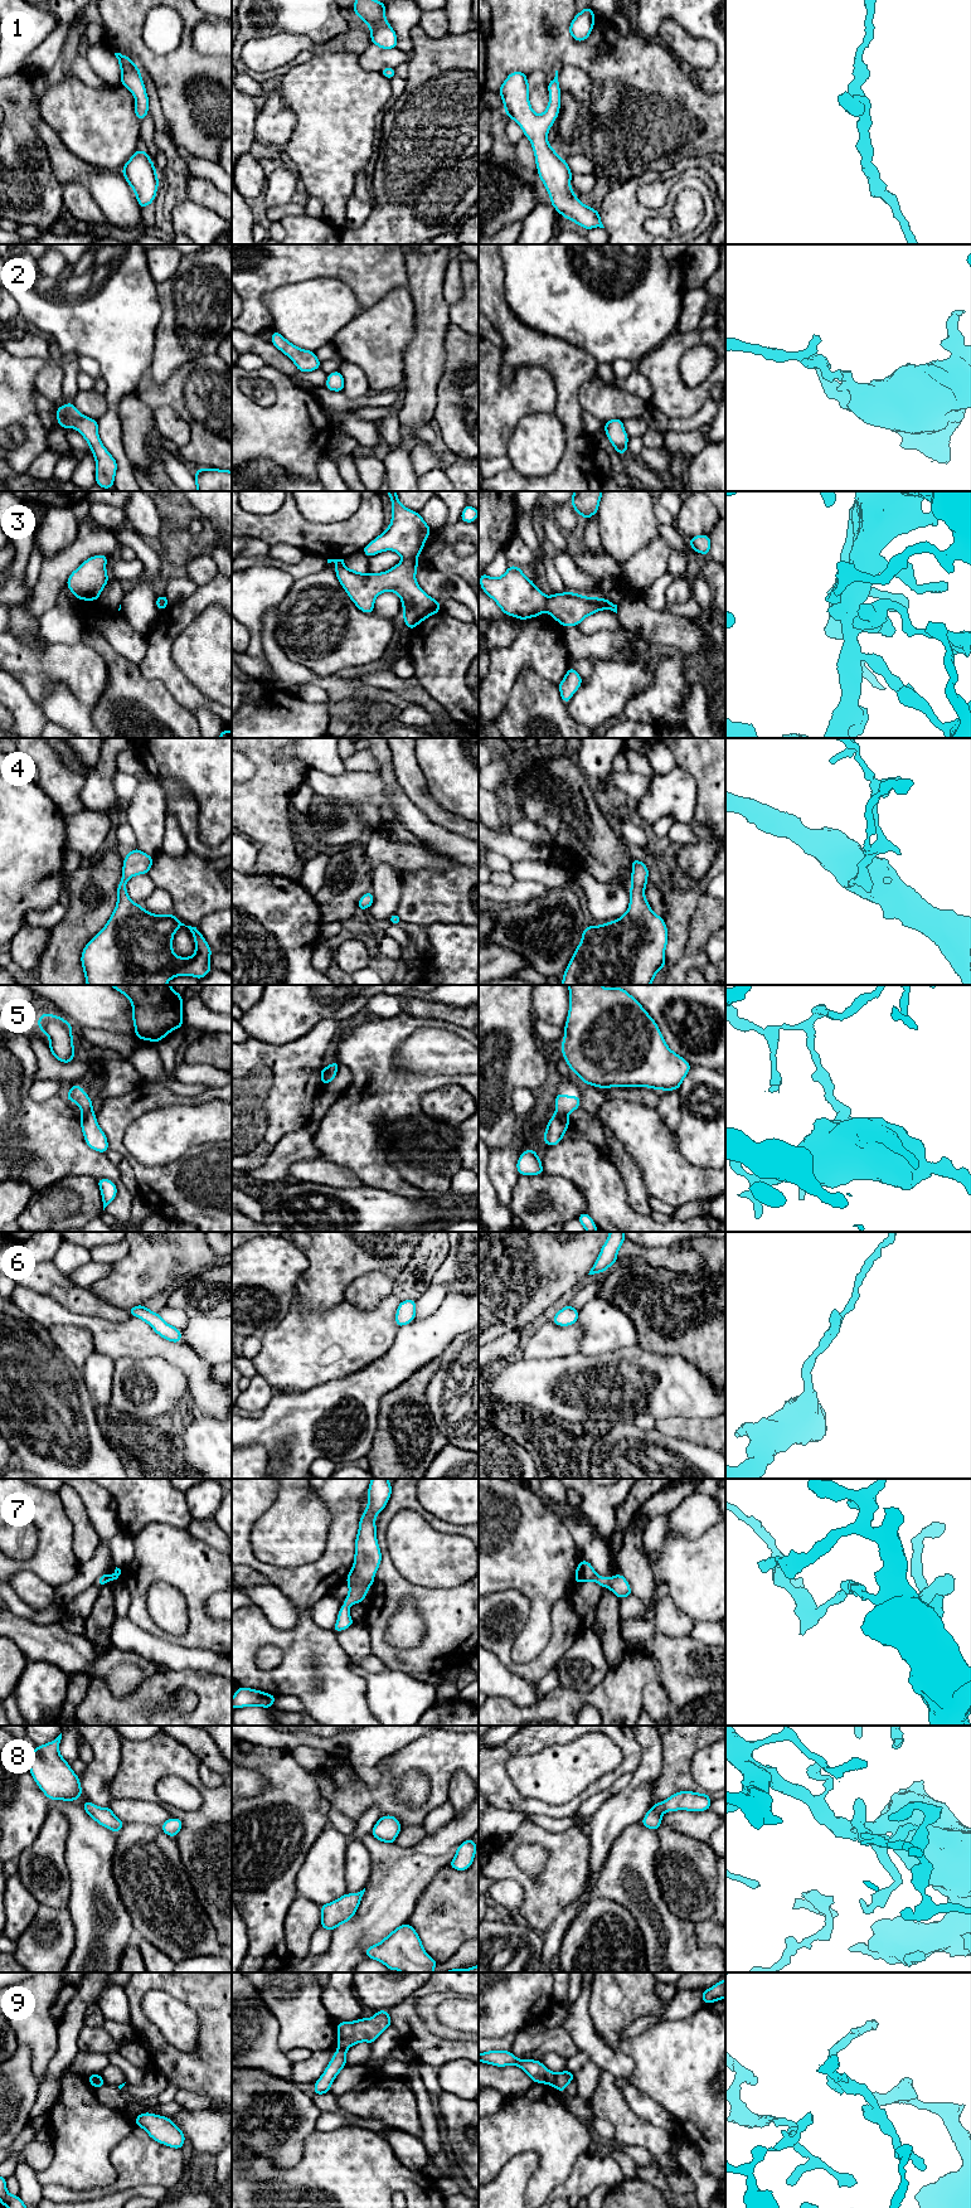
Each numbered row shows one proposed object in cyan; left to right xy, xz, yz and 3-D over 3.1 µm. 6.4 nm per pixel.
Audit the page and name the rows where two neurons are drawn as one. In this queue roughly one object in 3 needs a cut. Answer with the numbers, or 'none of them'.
3, 5, 9

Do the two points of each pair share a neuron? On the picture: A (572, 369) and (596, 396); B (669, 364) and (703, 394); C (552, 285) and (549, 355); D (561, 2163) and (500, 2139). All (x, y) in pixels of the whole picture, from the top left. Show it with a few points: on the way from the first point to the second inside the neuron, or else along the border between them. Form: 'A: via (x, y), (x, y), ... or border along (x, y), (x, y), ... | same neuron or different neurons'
A: border along (597, 374), (581, 387), (579, 406), (582, 409) | different neurons
B: via (669, 375), (687, 394), (692, 394) | same neuron
C: border along (524, 323), (534, 330), (561, 338), (578, 348) | different neurons
D: via (545, 2148), (537, 2139), (515, 2139) | same neuron

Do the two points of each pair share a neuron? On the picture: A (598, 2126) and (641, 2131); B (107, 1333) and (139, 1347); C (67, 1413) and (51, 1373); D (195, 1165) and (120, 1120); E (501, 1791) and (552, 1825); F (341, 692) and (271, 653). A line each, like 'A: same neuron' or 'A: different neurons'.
A: different neurons
B: same neuron
C: same neuron
D: same neuron
E: different neurons
F: same neuron

